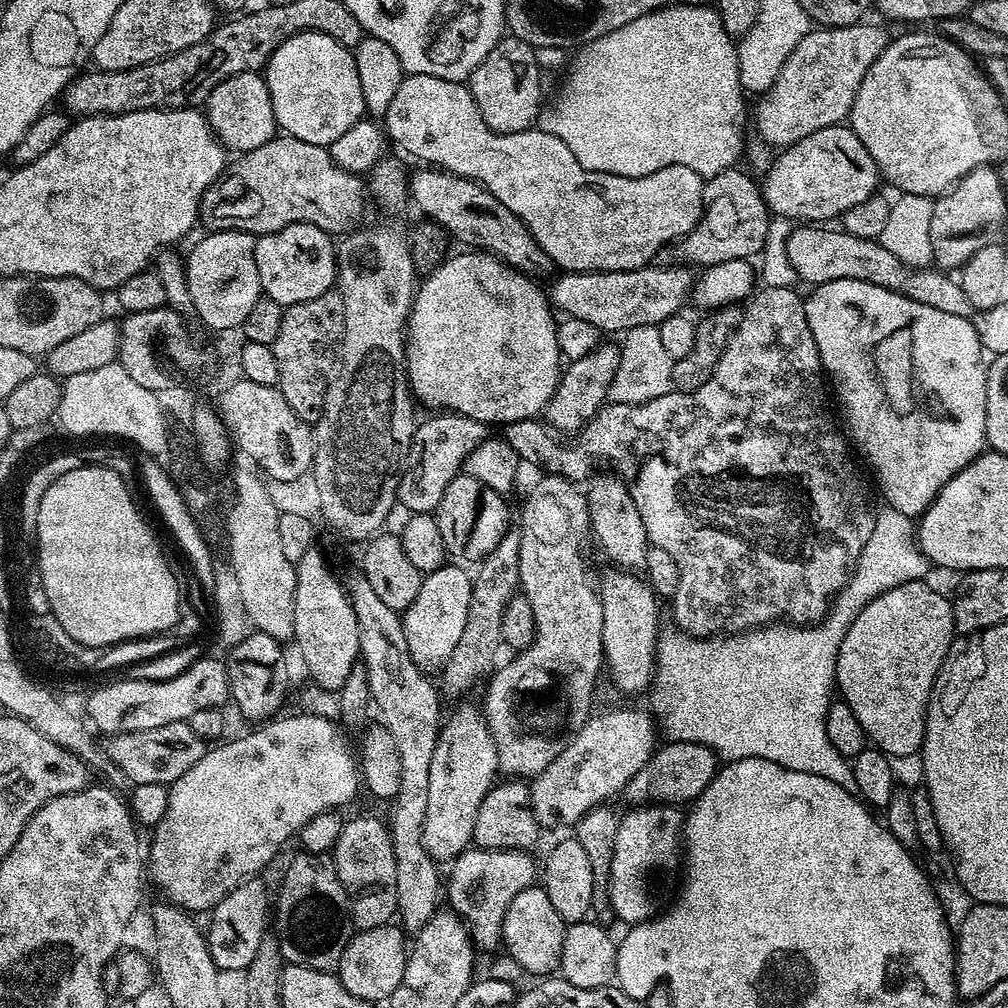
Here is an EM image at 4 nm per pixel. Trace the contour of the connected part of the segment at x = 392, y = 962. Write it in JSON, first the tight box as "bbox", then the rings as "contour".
{"bbox":[334,922,409,1002],"contour":[[[389,922],[373,928],[361,928],[351,938],[342,950],[342,958],[334,969],[340,977],[342,986],[357,998],[371,1002],[386,1002],[402,982],[406,971],[409,941],[404,941],[406,932],[399,923]]]}

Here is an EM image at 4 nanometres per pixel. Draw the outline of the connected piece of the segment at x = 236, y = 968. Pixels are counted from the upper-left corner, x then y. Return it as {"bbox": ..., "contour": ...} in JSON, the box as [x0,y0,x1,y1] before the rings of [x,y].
{"bbox":[206,878,270,974],"contour":[[[253,878],[250,880],[243,880],[239,886],[239,888],[235,888],[234,890],[230,890],[230,894],[226,894],[226,898],[222,898],[222,902],[218,902],[216,907],[211,909],[210,917],[212,916],[212,921],[209,922],[208,928],[206,924],[206,935],[208,937],[208,949],[210,950],[210,954],[214,958],[214,962],[216,963],[217,969],[221,973],[227,974],[227,972],[240,972],[243,973],[250,966],[250,962],[254,962],[254,953],[258,951],[258,942],[262,942],[262,938],[269,931],[270,928],[270,896],[268,900],[268,888],[263,884],[263,879]]]}

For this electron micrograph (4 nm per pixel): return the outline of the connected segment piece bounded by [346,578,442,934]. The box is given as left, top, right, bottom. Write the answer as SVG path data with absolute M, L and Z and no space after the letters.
M363 578L347 581L348 596L354 606L354 614L358 618L358 638L360 639L360 660L368 674L368 685L372 695L372 704L380 707L379 719L386 730L390 730L390 738L398 742L398 758L402 758L402 783L398 786L398 794L390 801L392 813L386 816L388 832L392 835L394 846L394 862L398 874L398 902L396 910L398 920L409 933L415 934L420 928L426 926L438 911L436 903L442 900L442 872L438 869L438 861L431 856L422 842L422 824L426 822L426 797L430 794L430 758L434 758L436 741L440 738L442 727L442 712L440 716L441 693L437 685L432 684L427 675L417 667L410 658L410 648L406 646L406 634L401 613L390 610L374 589L370 582Z

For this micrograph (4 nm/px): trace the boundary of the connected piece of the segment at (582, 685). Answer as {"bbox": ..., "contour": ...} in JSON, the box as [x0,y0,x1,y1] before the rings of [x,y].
{"bbox":[482,474,605,778],"contour":[[[544,474],[541,477],[541,480],[533,482],[532,489],[529,490],[528,497],[524,500],[524,506],[520,512],[520,525],[518,525],[520,533],[520,554],[518,558],[520,592],[530,602],[530,610],[534,610],[536,633],[530,647],[519,649],[513,655],[516,657],[504,669],[501,667],[499,670],[491,673],[490,679],[487,681],[487,684],[489,683],[488,690],[484,694],[484,700],[482,699],[484,721],[488,723],[488,729],[494,738],[496,749],[498,750],[499,771],[508,778],[535,778],[539,772],[546,770],[546,766],[550,766],[550,762],[554,762],[554,758],[558,758],[558,754],[562,754],[562,750],[566,750],[566,746],[570,746],[570,742],[576,737],[578,730],[582,730],[582,726],[588,721],[589,716],[593,715],[592,683],[595,682],[596,675],[600,672],[600,664],[602,668],[602,663],[605,661],[604,639],[602,638],[604,611],[600,601],[598,576],[592,573],[592,568],[588,565],[587,558],[584,557],[584,547],[587,546],[588,540],[590,544],[590,529],[592,527],[590,514],[588,513],[588,497],[581,489],[579,492],[576,489],[579,487],[564,476]]]}

